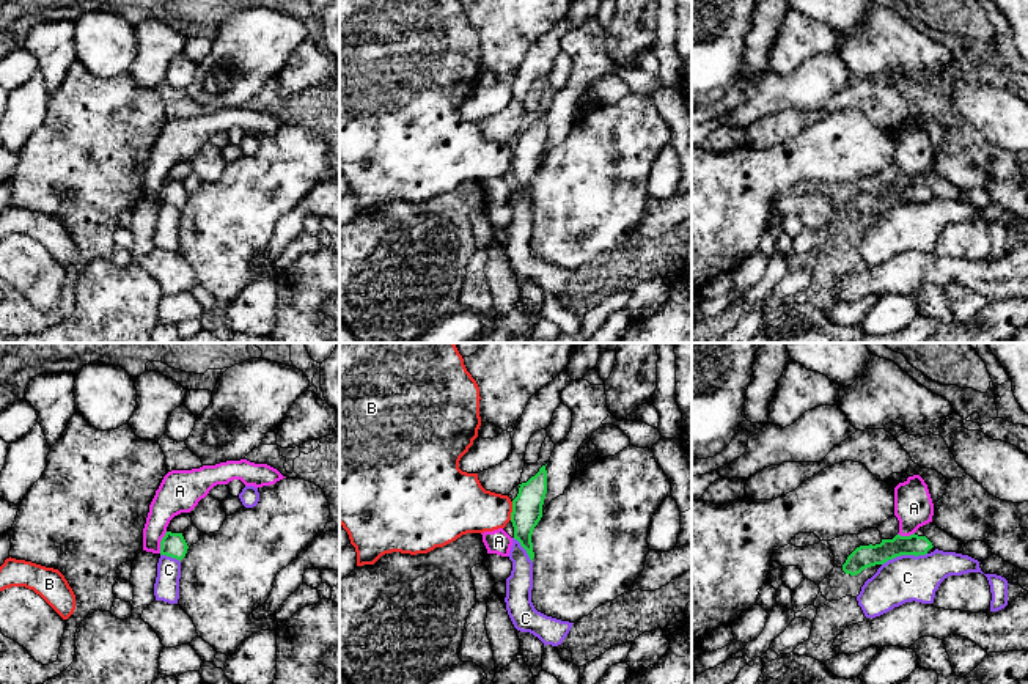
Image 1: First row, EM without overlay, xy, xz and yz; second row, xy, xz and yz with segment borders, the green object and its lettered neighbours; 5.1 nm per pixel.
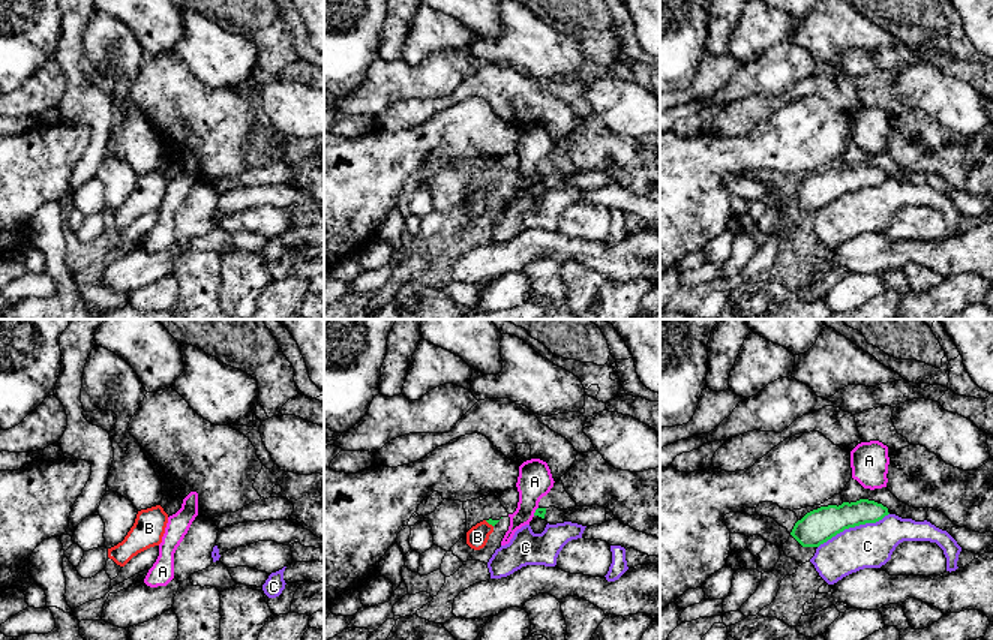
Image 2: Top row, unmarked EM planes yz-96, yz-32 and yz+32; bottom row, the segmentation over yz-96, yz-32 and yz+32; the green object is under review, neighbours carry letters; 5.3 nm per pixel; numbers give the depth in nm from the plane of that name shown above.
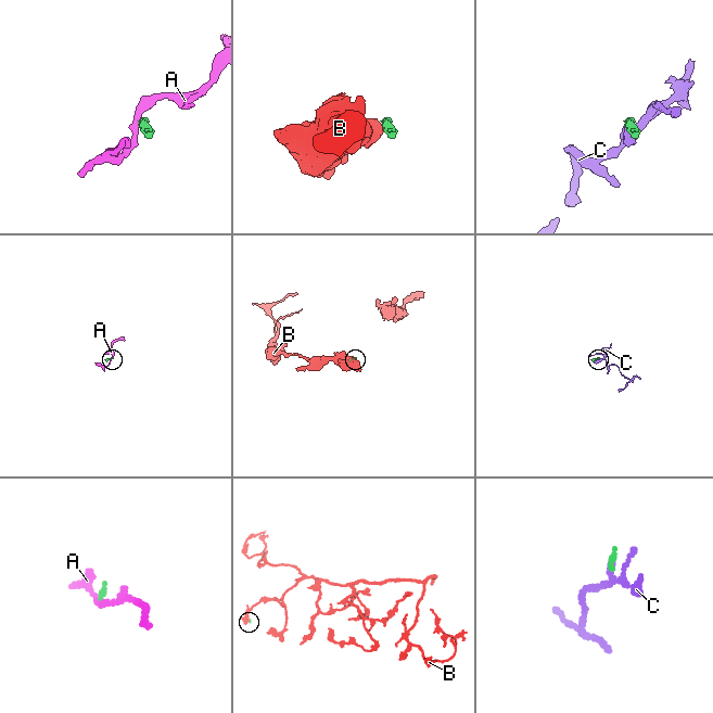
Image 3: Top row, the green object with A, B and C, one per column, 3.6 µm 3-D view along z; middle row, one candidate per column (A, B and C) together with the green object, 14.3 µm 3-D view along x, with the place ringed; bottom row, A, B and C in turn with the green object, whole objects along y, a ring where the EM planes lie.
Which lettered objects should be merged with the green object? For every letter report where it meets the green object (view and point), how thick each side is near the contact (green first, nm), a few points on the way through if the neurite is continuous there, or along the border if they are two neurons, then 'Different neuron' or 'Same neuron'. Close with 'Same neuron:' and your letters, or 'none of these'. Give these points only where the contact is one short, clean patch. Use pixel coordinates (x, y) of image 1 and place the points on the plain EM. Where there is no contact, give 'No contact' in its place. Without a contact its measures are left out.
A: Touches green at xy (161, 191). Thickness 130 nm (green) against 180 nm. Boundary: xy (167, 180), (161, 189), (159, 200). Different neuron
B: Touches green at xz (513, 159). Thickness 160 nm (green) against 280 nm. Boundary: xz (513, 150), (510, 167). Different neuron
C: Touches green at yz (904, 202). Thickness 120 nm (green) against 240 nm. Boundary: yz (926, 200), (896, 203), (882, 213). Different neuron
Same neuron: none of these

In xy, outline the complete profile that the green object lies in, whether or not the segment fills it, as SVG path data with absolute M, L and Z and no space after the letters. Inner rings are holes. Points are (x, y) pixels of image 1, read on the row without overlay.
M167 179L165 184L160 189L160 203L167 203L176 208L182 208L187 201L187 190L182 184L182 181L171 181Z

